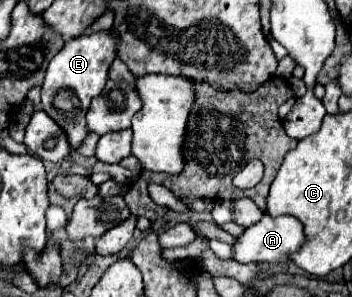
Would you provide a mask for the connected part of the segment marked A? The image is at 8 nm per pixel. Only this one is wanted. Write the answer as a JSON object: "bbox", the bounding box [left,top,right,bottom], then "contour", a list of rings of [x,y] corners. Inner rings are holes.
{"bbox":[234,217,304,263],"contour":[[[268,217],[250,225],[234,243],[234,261],[262,263],[262,261],[288,261],[288,255],[300,249],[304,241],[302,223],[296,217]]]}

